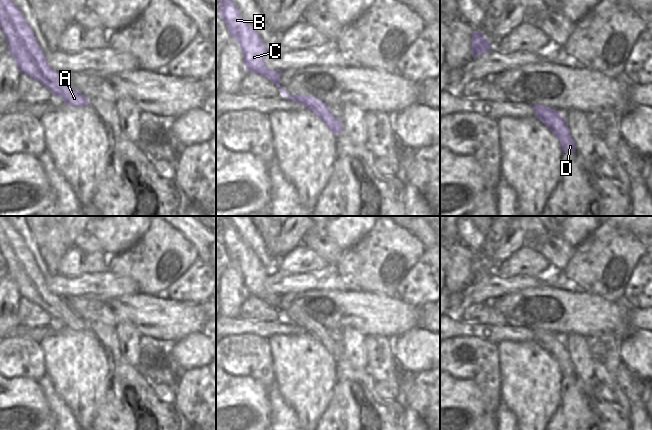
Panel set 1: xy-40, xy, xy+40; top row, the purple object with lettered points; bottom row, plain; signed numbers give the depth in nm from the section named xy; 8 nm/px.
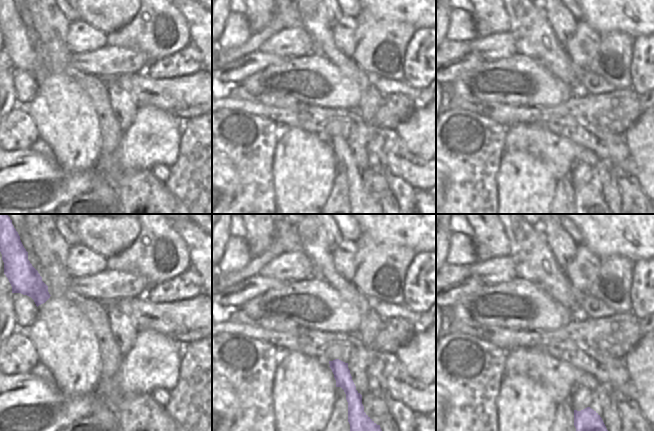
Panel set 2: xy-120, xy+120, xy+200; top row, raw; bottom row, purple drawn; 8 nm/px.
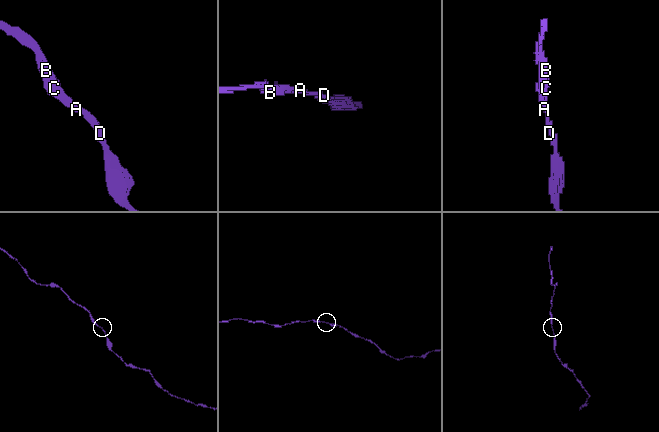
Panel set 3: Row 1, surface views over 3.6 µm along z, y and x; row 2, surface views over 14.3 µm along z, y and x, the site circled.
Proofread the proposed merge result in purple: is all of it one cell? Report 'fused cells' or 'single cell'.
single cell

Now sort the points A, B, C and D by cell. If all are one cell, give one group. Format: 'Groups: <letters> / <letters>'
Groups: A B C D

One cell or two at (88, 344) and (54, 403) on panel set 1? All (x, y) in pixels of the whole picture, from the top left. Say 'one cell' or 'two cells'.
two cells

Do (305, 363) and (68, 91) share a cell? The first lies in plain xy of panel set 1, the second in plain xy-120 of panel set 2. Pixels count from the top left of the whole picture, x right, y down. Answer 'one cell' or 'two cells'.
one cell

